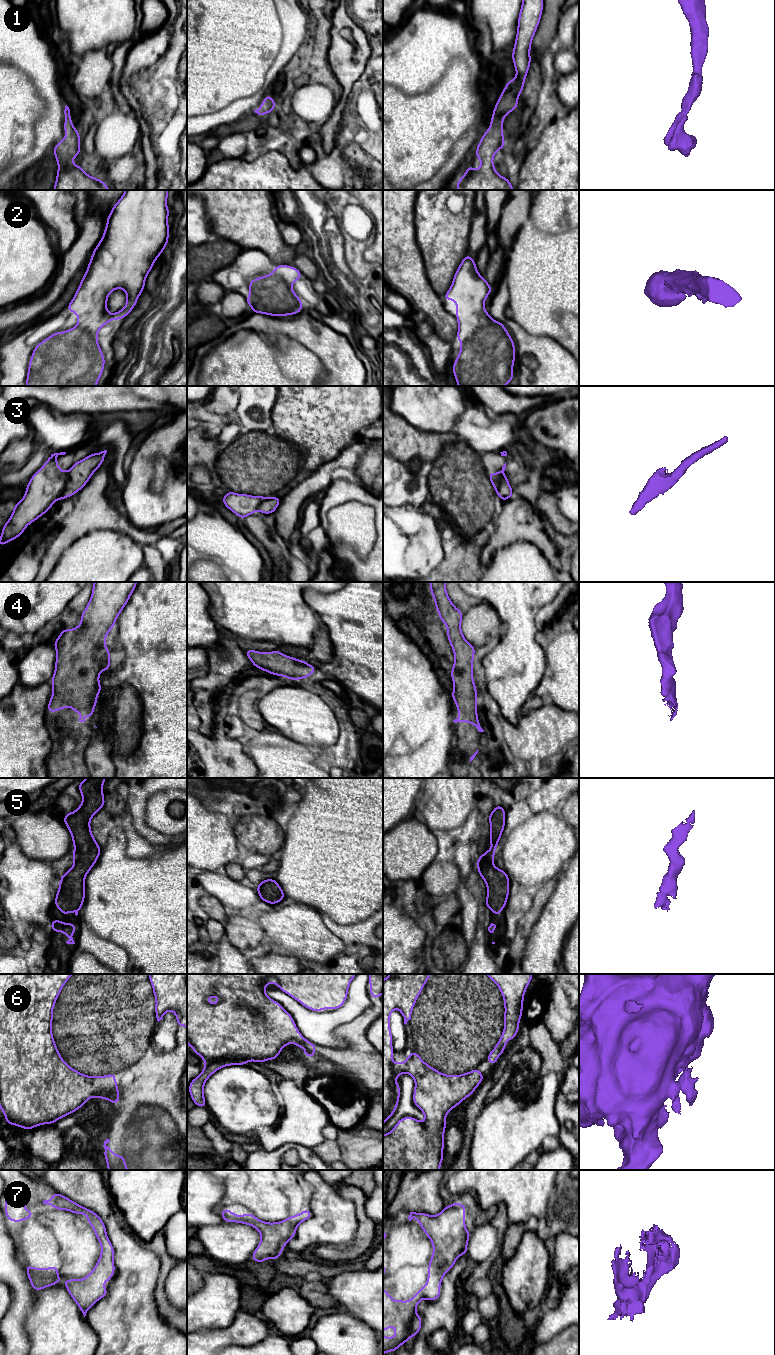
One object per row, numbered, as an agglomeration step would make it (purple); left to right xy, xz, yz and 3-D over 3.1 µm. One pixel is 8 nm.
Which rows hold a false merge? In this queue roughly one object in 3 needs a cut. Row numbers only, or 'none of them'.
3, 6

